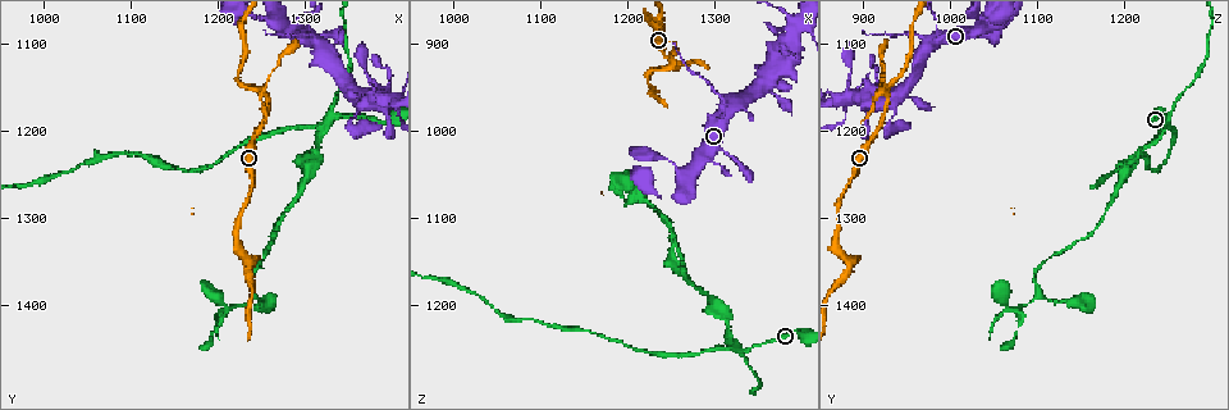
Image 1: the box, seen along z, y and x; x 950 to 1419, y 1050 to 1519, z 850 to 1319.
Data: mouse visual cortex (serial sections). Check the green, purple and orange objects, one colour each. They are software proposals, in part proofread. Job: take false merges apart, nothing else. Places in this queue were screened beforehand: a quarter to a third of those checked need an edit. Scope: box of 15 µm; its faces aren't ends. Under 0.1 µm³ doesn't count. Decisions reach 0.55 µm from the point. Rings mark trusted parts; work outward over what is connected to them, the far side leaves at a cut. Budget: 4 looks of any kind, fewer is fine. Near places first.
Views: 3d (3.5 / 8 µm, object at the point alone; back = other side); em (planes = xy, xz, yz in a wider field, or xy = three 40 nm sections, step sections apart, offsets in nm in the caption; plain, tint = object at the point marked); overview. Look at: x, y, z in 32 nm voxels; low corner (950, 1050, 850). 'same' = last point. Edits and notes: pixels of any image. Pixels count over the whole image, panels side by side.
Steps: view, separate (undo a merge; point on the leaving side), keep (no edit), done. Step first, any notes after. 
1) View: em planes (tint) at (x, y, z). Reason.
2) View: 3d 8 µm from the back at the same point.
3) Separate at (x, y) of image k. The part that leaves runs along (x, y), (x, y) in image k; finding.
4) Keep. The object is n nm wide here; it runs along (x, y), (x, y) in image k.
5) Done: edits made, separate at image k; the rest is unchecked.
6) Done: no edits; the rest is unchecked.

View: 3d 3.5 µm at (1235, 1150, 930). Sharp bend.

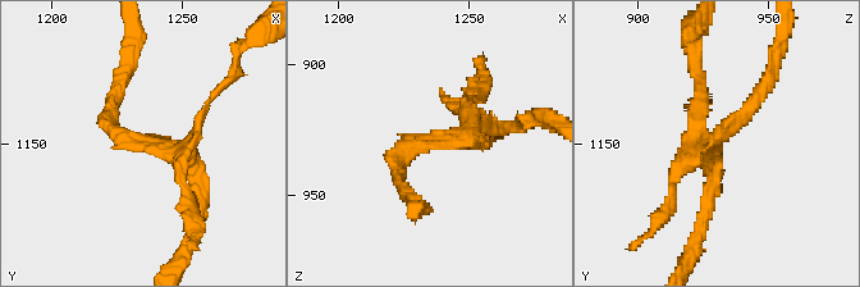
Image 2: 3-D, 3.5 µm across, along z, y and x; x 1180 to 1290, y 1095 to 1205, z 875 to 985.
View: em planes (tint) at (1237, 1150, 930).

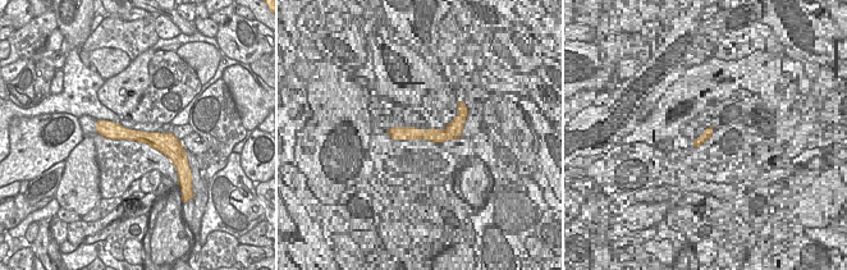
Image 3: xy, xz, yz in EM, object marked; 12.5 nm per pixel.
Keep. It runs along (200, 197), (177, 150), (113, 131), (113, 99) in image 2; continuous, no second cell.

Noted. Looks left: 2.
View: 3d 3.5 µm at (1325, 1195, 1250). Looks like a crossing.

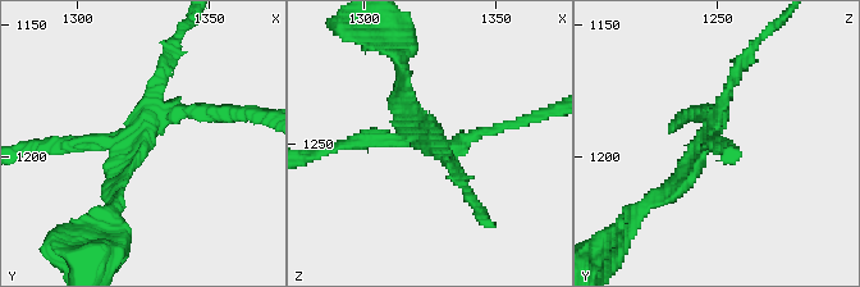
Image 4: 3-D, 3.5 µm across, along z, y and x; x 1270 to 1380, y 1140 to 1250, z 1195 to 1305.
Separate at (746, 58) of image 4. 4 arms meet here; the arms are 150, 150, 150, 200 nm wide; the part that leaves runs along (145, 127), (113, 217) in image 4; a second cell is stuck on.

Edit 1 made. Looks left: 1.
Done: edits made, separate at image 4; the rest is unchecked.

